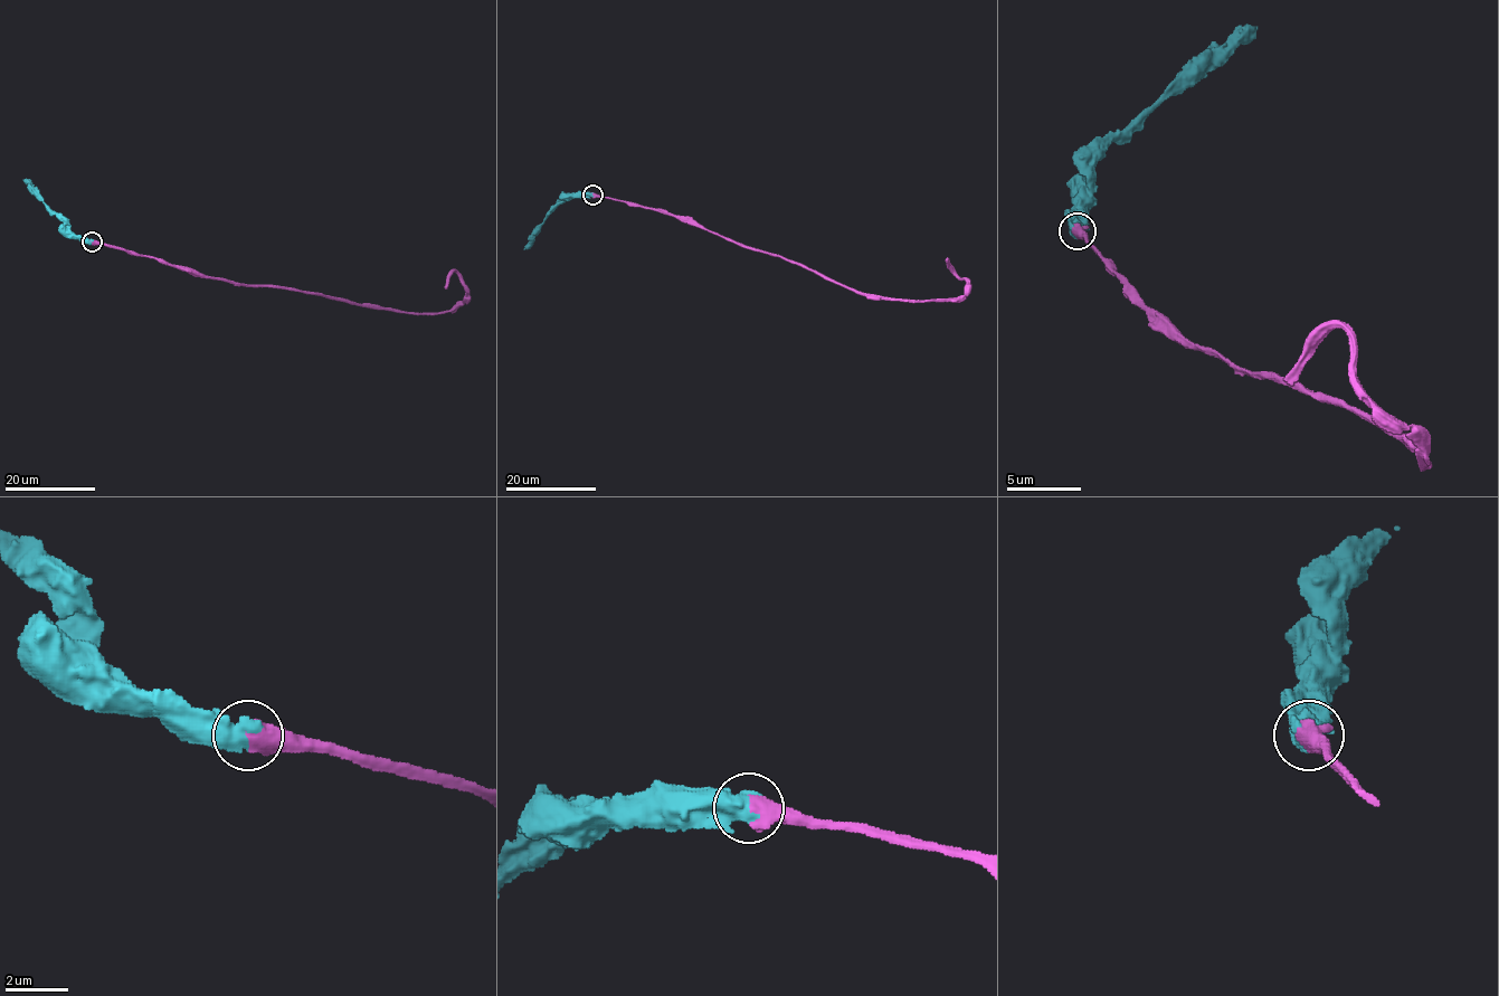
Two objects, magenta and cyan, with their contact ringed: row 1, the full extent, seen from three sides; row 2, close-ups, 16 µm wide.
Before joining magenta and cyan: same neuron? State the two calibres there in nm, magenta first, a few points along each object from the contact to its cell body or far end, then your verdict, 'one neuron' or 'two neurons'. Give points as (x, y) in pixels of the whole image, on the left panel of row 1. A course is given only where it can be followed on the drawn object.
750 nm thick on the magenta side, 750 nm on the other; magenta runs (92, 242), (236, 283), (280, 285), (395, 311), (443, 313), (463, 304), (465, 288), (455, 271), (445, 288); cyan runs (92, 242), (82, 242), (22, 179); one neuron

